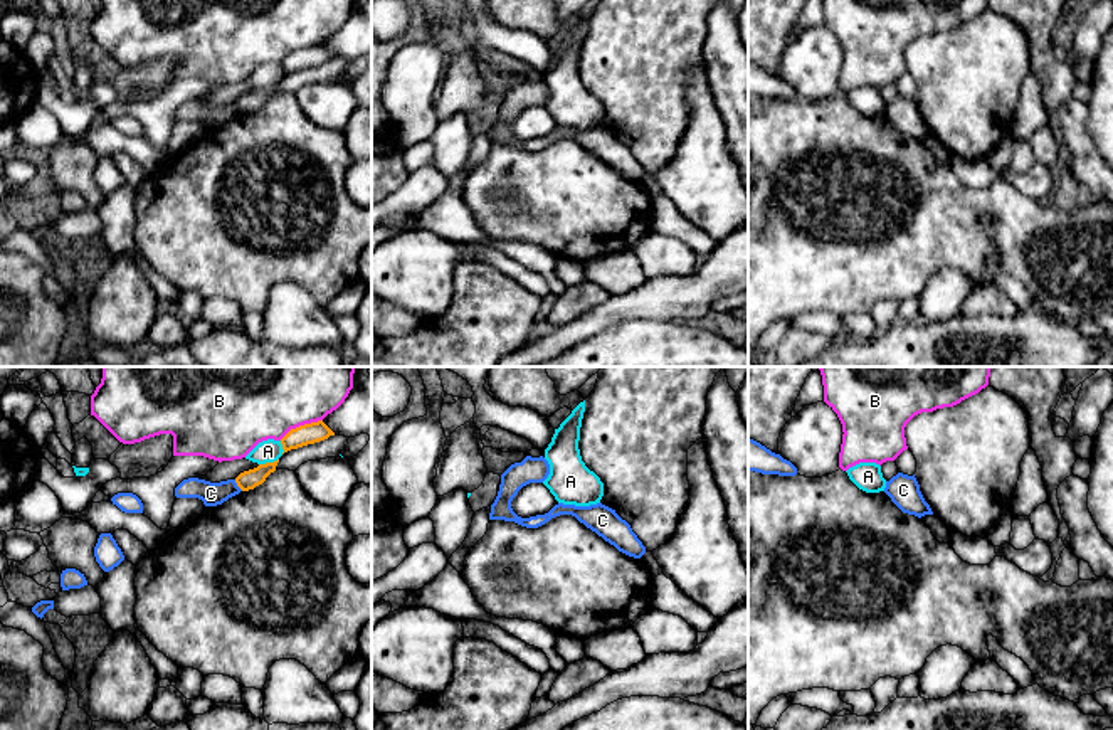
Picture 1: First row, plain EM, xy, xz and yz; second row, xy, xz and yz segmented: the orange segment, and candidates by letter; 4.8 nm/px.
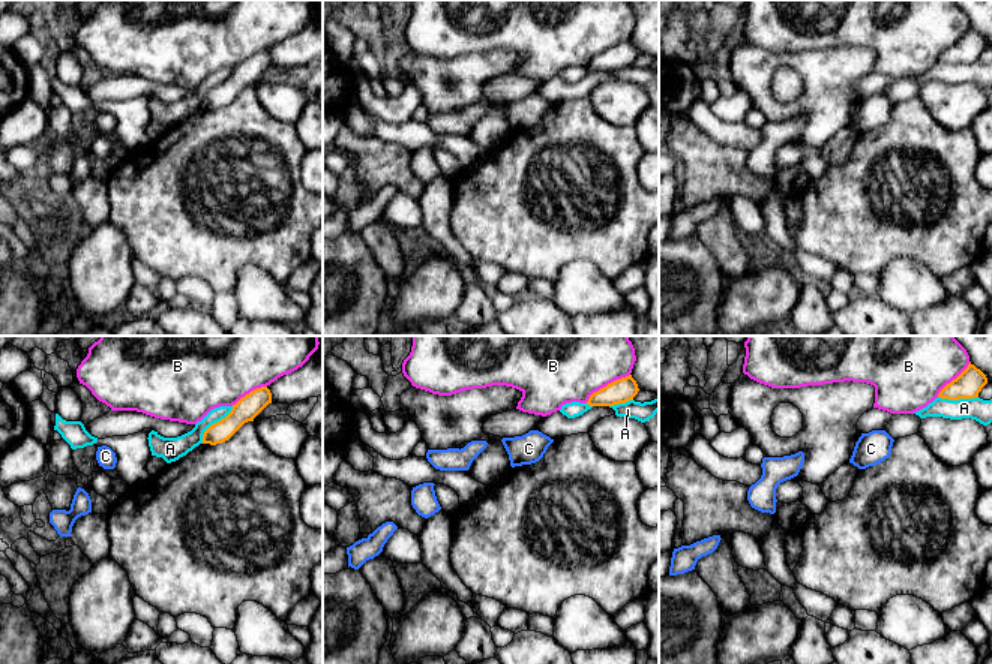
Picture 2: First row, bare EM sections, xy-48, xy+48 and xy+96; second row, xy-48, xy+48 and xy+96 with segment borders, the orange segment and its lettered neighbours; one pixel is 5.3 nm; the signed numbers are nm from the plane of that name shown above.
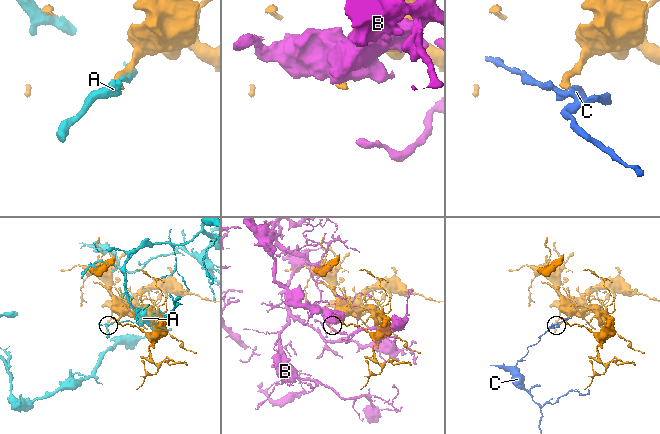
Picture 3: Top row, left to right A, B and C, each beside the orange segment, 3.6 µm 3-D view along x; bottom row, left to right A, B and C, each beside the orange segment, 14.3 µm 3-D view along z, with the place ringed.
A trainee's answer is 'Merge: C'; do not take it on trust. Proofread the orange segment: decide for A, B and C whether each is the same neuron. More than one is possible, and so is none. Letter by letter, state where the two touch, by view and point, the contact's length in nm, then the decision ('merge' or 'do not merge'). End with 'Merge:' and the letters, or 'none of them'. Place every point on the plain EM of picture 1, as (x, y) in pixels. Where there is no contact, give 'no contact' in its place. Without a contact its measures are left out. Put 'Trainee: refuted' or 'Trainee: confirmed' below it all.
A: meets orange in xy at (268, 86); contact 100 nm long; do not merge
B: meets orange in xy at (300, 49); contact 220 nm long; do not merge
C: meets orange in xy at (237, 108); contact 70 nm long; do not merge
Merge: none of them
Trainee: refuted

